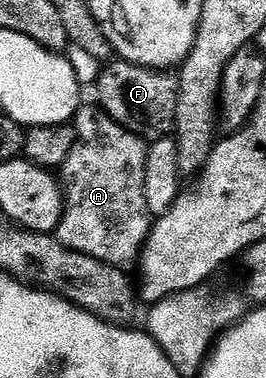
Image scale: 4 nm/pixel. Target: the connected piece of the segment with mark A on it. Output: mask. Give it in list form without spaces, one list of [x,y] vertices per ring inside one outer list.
[[[79,105],[72,119],[74,143],[68,160],[60,168],[60,181],[64,191],[62,219],[56,231],[60,244],[92,256],[109,266],[130,268],[142,257],[142,245],[150,234],[152,215],[144,196],[144,172],[146,171],[147,143],[137,134],[128,132],[97,105]]]

